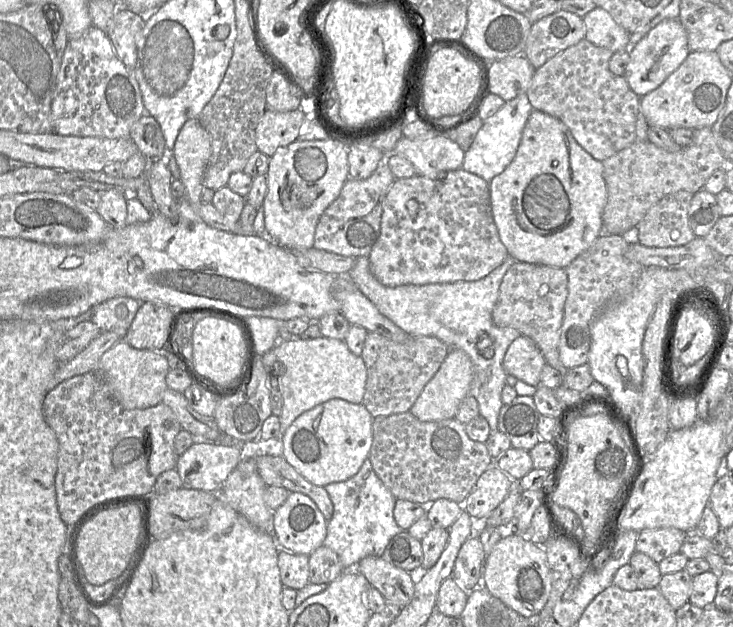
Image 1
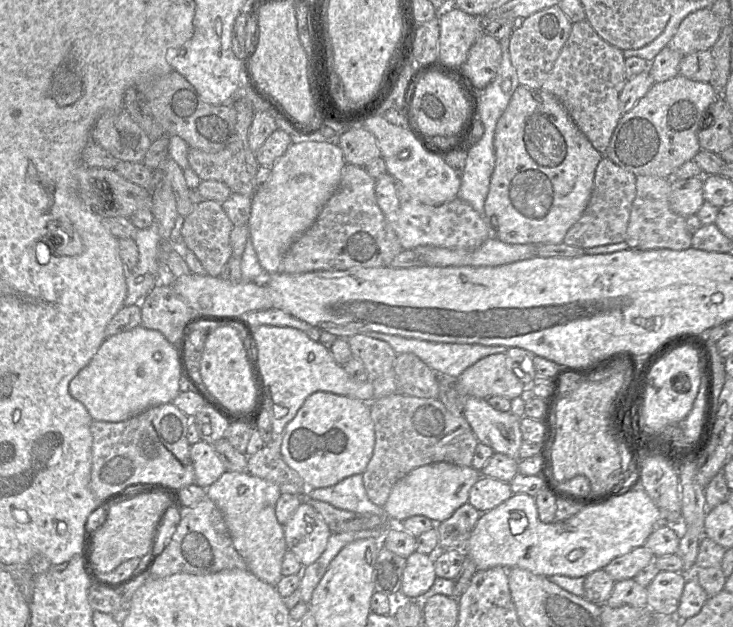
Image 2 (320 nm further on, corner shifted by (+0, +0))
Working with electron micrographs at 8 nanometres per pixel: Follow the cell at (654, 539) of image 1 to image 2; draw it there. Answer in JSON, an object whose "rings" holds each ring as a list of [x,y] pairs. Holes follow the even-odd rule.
{"rings":[[[646,547],[633,549],[625,555],[614,558],[603,569],[617,582],[633,579],[639,571],[646,567],[655,555]]]}

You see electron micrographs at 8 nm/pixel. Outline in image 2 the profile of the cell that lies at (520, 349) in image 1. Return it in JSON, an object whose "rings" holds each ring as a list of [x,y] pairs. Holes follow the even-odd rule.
{"rings":[[[496,353],[480,359],[453,381],[461,397],[503,396],[512,400],[519,397],[526,388],[526,384],[510,368],[505,353]]]}

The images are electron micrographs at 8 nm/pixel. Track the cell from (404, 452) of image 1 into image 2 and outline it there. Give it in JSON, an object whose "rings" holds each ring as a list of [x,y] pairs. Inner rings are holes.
{"rings":[[[395,393],[371,401],[369,408],[374,423],[375,445],[363,473],[363,482],[374,504],[383,507],[396,482],[418,467],[436,462],[472,466],[479,441],[466,418],[452,414],[439,399]]]}

